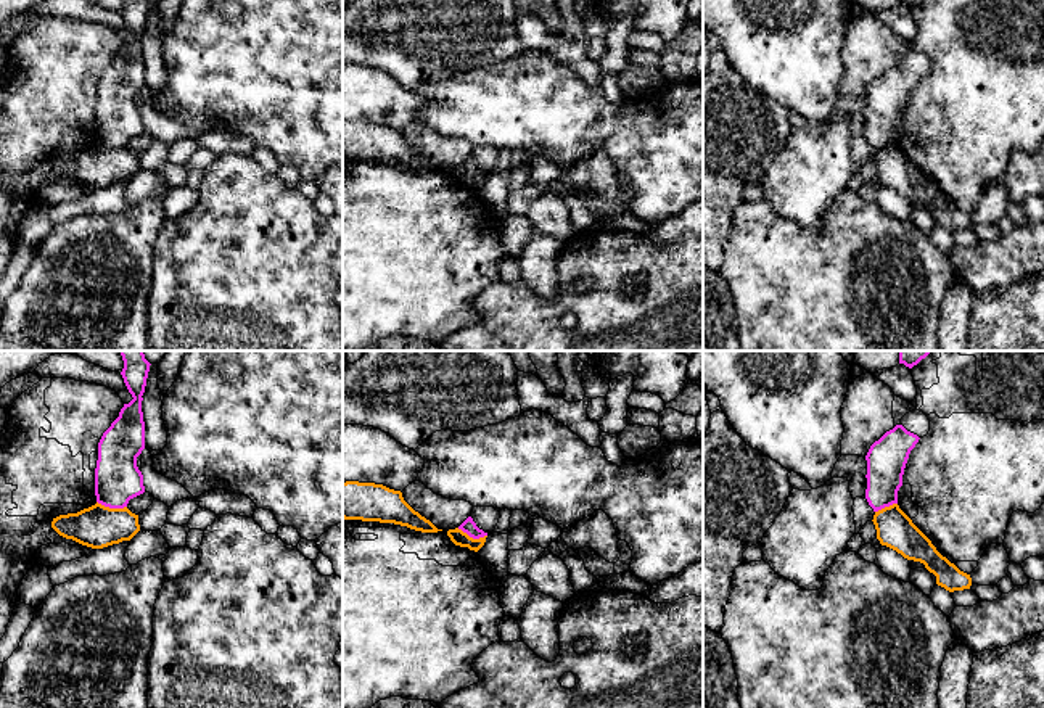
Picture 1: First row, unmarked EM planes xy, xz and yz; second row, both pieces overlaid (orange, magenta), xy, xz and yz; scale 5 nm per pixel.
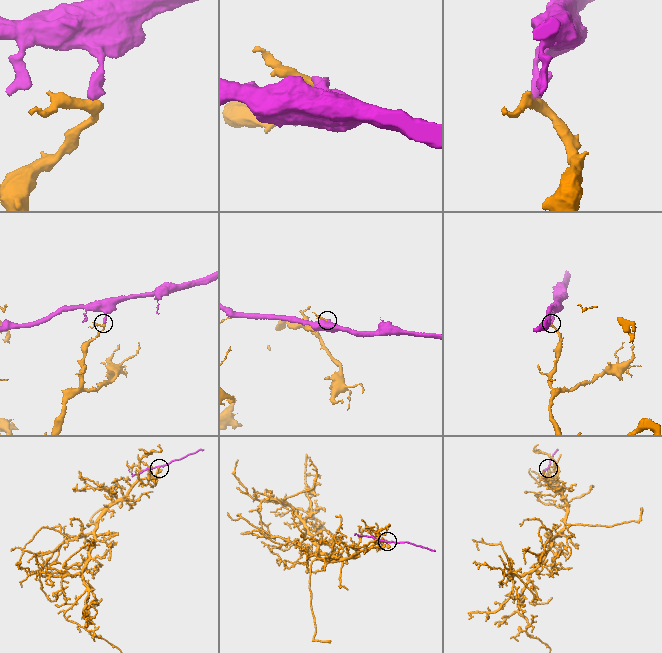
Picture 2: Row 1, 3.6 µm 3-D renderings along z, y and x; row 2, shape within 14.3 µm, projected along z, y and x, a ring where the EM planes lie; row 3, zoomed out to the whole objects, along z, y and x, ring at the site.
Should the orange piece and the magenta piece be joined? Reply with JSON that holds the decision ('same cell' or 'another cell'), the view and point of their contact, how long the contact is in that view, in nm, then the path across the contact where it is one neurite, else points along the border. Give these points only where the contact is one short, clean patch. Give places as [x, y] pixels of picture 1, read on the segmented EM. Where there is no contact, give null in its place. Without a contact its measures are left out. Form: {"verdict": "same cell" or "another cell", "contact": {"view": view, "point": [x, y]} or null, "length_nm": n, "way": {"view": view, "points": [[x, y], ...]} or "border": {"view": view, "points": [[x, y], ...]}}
{"verdict": "another cell", "contact": {"view": "xy", "point": [111, 509]}, "length_nm": 160, "border": {"view": "xy", "points": [[97, 501], [110, 507], [126, 507]]}}

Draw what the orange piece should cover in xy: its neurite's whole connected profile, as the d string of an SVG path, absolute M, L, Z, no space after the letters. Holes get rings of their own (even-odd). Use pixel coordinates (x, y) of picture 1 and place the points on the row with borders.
M98 502L77 513L53 518L51 528L60 536L92 549L130 541L140 531L138 515L127 507L109 508Z

